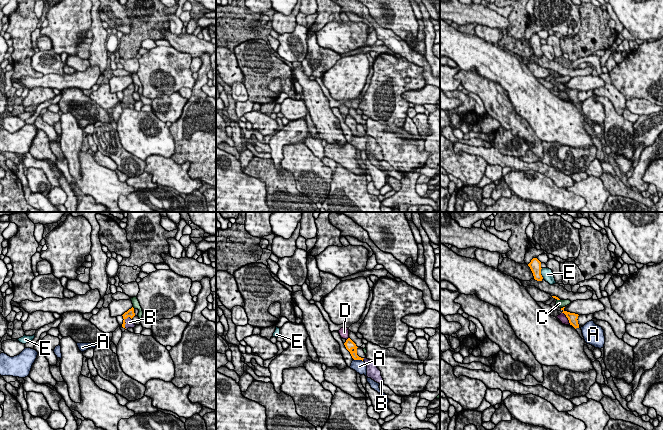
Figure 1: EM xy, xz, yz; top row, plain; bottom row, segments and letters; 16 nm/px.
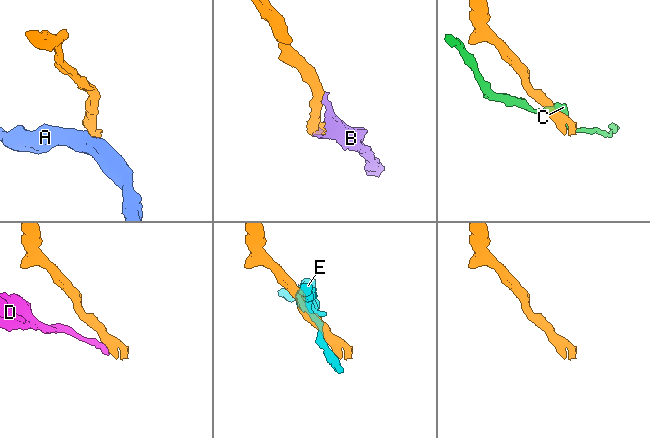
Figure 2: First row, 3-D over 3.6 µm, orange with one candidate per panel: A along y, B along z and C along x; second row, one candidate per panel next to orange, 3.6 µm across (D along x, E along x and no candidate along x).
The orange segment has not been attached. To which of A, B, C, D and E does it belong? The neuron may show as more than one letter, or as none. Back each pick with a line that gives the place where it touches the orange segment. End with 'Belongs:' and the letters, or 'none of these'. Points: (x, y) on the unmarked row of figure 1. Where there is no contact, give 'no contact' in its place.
B: xy (124, 98)
Belongs: B

